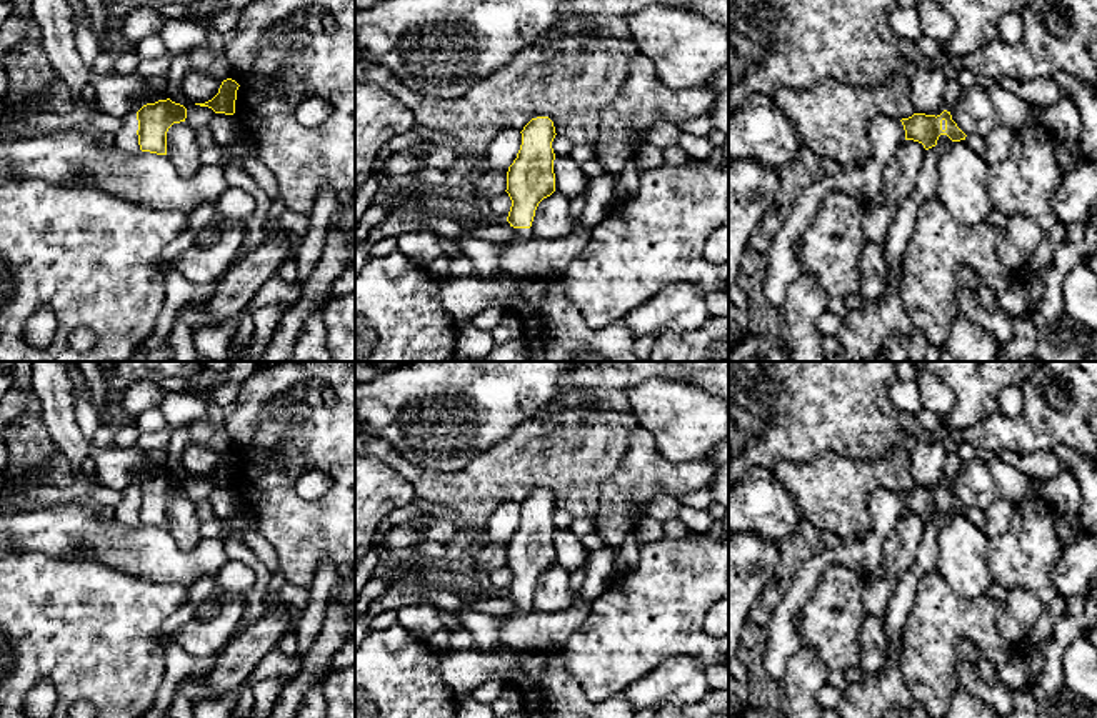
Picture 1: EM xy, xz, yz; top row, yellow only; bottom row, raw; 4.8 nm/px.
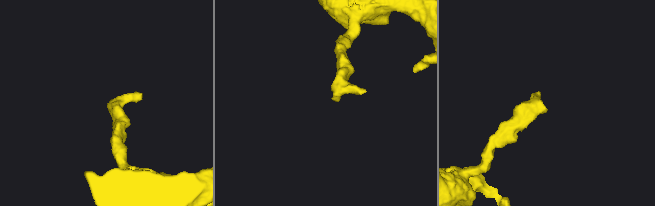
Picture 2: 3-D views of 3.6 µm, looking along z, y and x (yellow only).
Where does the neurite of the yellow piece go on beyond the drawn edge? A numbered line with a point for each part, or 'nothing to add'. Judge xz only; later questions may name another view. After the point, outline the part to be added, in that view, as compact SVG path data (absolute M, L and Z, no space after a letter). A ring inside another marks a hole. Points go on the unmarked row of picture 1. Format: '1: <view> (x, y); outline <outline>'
1: xz (484, 628); outline M465 601L453 615L460 625L472 633L475 648L492 651L503 646L498 631L505 621L535 611L532 601L513 601L513 605L515 610L508 615L490 616L470 610Z

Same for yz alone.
1: yz (979, 483); outline M974 458L962 463L950 488L965 508L974 506L982 511L997 500L1019 505L1029 498L1044 498L1044 481L1027 476L999 458Z

